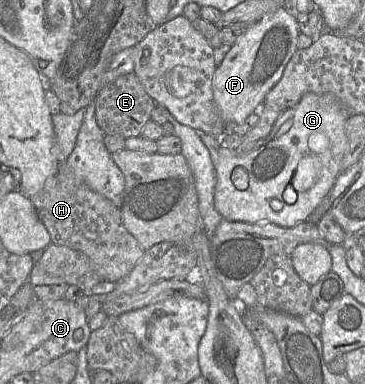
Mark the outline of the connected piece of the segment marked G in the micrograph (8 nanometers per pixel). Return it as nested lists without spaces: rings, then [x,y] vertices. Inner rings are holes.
[[[306,93],[299,103],[284,109],[270,134],[262,144],[250,152],[235,155],[221,145],[221,137],[197,130],[208,148],[216,172],[214,206],[223,219],[247,223],[271,222],[281,227],[293,227],[307,221],[322,200],[332,190],[341,172],[341,163],[348,150],[345,124],[349,115],[332,94]],[[292,184],[298,192],[297,201],[287,204],[283,199],[285,188]]]

